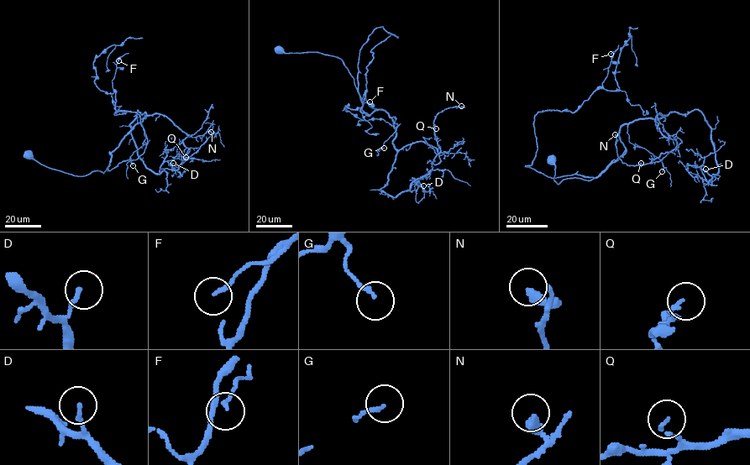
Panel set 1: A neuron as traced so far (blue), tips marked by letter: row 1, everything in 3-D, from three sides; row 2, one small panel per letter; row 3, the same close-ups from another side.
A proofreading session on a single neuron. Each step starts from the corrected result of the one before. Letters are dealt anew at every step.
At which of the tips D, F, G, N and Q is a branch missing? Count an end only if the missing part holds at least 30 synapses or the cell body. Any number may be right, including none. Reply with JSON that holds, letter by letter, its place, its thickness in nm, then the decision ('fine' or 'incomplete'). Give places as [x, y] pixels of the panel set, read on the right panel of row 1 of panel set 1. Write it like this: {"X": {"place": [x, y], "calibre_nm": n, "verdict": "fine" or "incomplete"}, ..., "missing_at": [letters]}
{"D": {"place": [705, 169], "calibre_nm": 170, "verdict": "fine"}, "F": {"place": [611, 54], "calibre_nm": 140, "verdict": "fine"}, "G": {"place": [662, 171], "calibre_nm": 130, "verdict": "fine"}, "N": {"place": [615, 134], "calibre_nm": 360, "verdict": "fine"}, "Q": {"place": [641, 163], "calibre_nm": 130, "verdict": "fine"}, "missing_at": []}

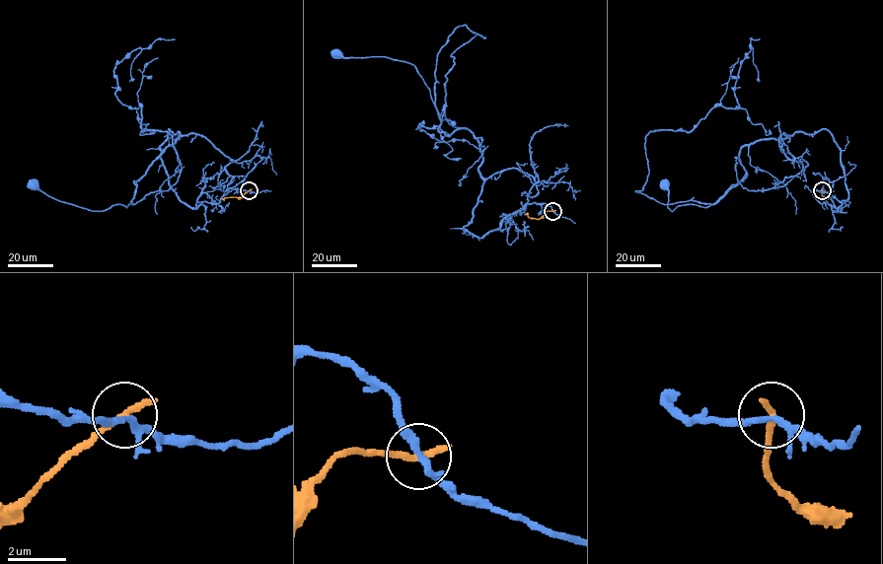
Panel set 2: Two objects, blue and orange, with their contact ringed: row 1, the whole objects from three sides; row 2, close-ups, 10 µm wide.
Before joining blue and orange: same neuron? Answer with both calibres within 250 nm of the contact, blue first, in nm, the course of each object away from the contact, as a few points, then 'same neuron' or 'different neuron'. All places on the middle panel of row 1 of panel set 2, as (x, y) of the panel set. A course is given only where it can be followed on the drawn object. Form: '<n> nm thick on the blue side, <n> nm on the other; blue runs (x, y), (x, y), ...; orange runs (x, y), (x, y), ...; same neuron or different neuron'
190 nm thick on the blue side, 280 nm on the other; blue runs (553, 211), (527, 203), (483, 237), (465, 229), (483, 182), (478, 139), (440, 128), (409, 63), (337, 52); orange runs (553, 211), (548, 210), (539, 219), (530, 218), (527, 213); different neuron

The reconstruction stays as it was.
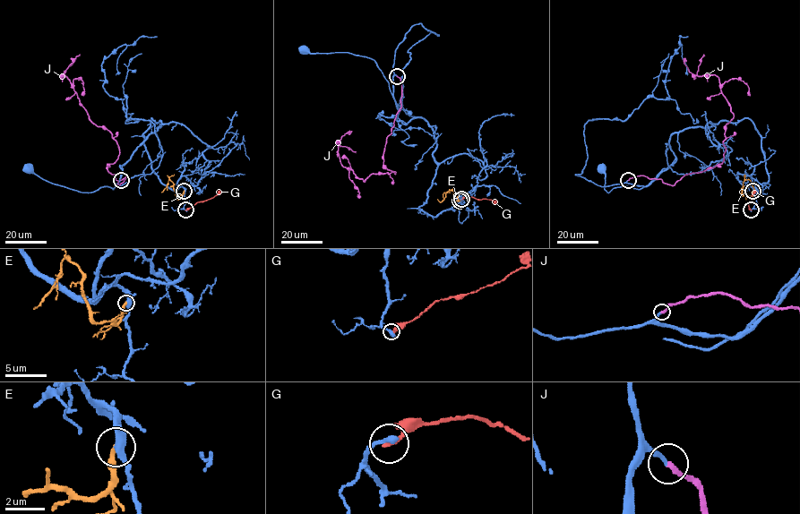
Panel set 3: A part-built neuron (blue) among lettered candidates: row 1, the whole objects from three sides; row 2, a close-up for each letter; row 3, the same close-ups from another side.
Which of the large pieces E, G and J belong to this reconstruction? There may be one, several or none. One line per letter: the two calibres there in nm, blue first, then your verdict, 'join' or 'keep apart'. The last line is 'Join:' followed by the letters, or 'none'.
E: calibres 360 and 280 nm; join
G: calibres 340 and 220 nm; keep apart
J: calibres 220 and 200 nm; join
Join: E, J

